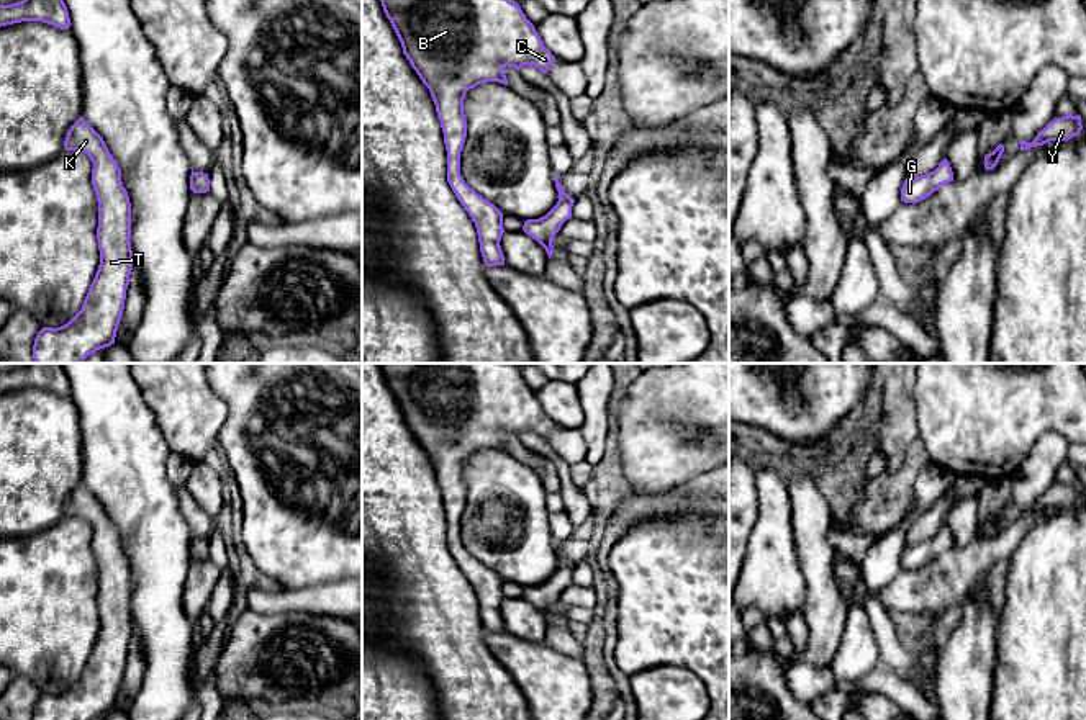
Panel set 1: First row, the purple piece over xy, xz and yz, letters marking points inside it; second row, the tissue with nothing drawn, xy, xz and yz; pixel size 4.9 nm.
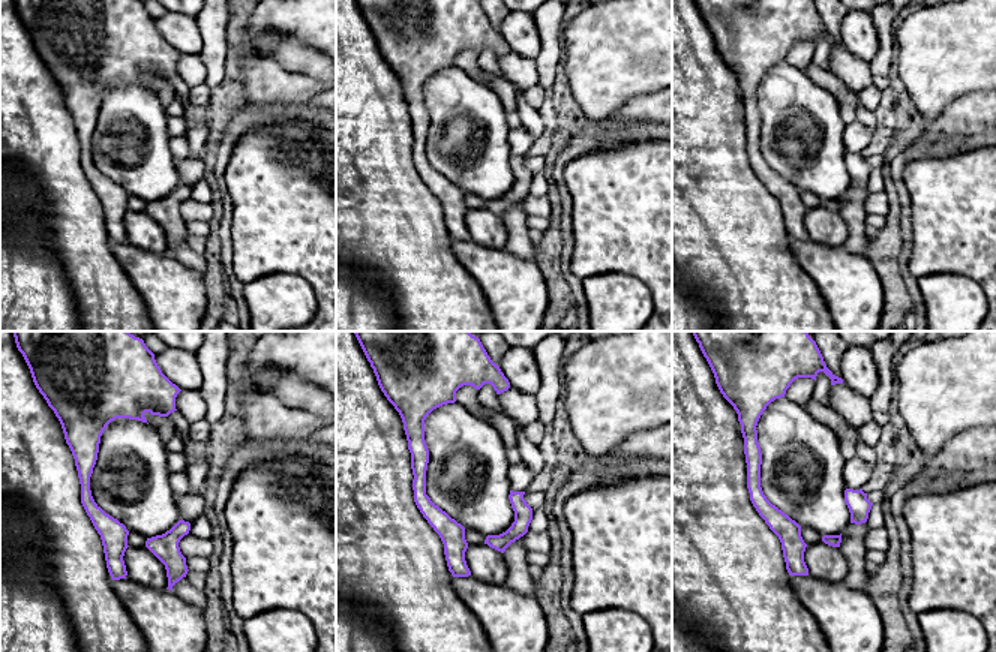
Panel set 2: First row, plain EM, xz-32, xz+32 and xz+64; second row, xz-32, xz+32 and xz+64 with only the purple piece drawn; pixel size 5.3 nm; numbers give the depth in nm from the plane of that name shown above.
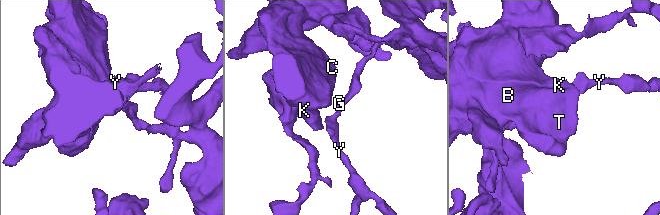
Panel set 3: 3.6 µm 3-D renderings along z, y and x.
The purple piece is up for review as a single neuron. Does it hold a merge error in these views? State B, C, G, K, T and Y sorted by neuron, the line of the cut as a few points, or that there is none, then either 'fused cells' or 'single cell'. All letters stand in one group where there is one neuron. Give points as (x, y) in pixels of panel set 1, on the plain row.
B C G K T Y; no cut; single cell

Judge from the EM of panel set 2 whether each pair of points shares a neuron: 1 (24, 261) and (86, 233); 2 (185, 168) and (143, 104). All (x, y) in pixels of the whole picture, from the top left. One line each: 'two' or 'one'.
1: two
2: two

